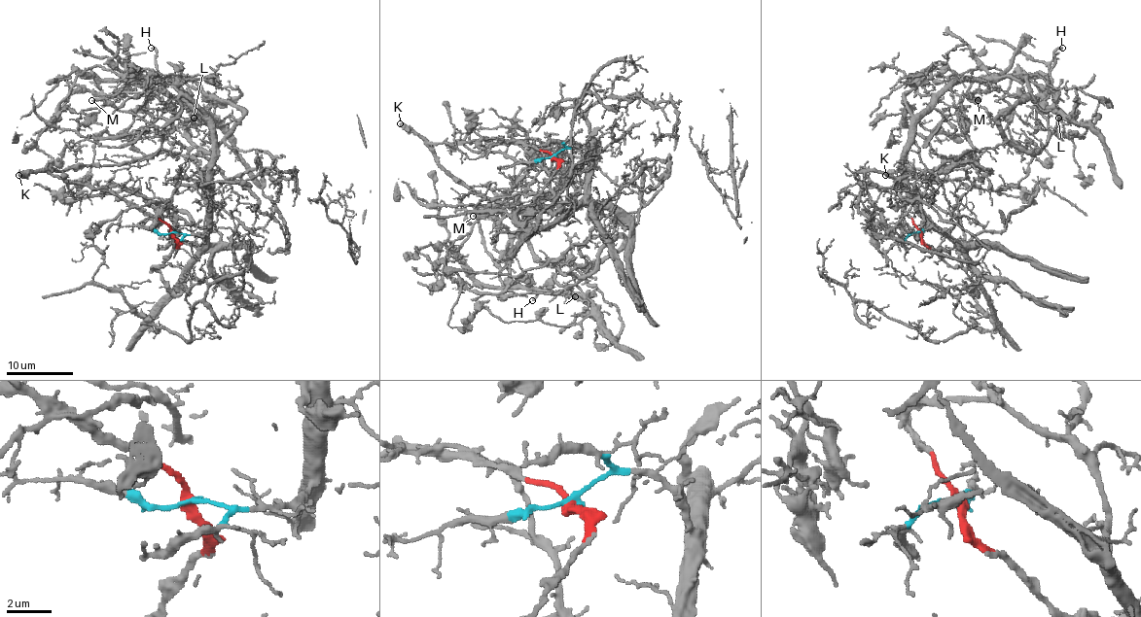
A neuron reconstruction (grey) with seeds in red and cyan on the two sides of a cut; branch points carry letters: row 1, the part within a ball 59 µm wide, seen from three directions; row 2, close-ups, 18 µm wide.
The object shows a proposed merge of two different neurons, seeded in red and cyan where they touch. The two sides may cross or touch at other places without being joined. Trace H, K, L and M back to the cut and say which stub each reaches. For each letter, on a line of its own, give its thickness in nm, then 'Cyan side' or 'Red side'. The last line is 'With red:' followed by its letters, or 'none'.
H: Thickness 190 nm. Cyan side
K: Thickness 550 nm. Red side
L: Thickness 240 nm. Cyan side
M: Thickness 400 nm. Cyan side
With red: K

